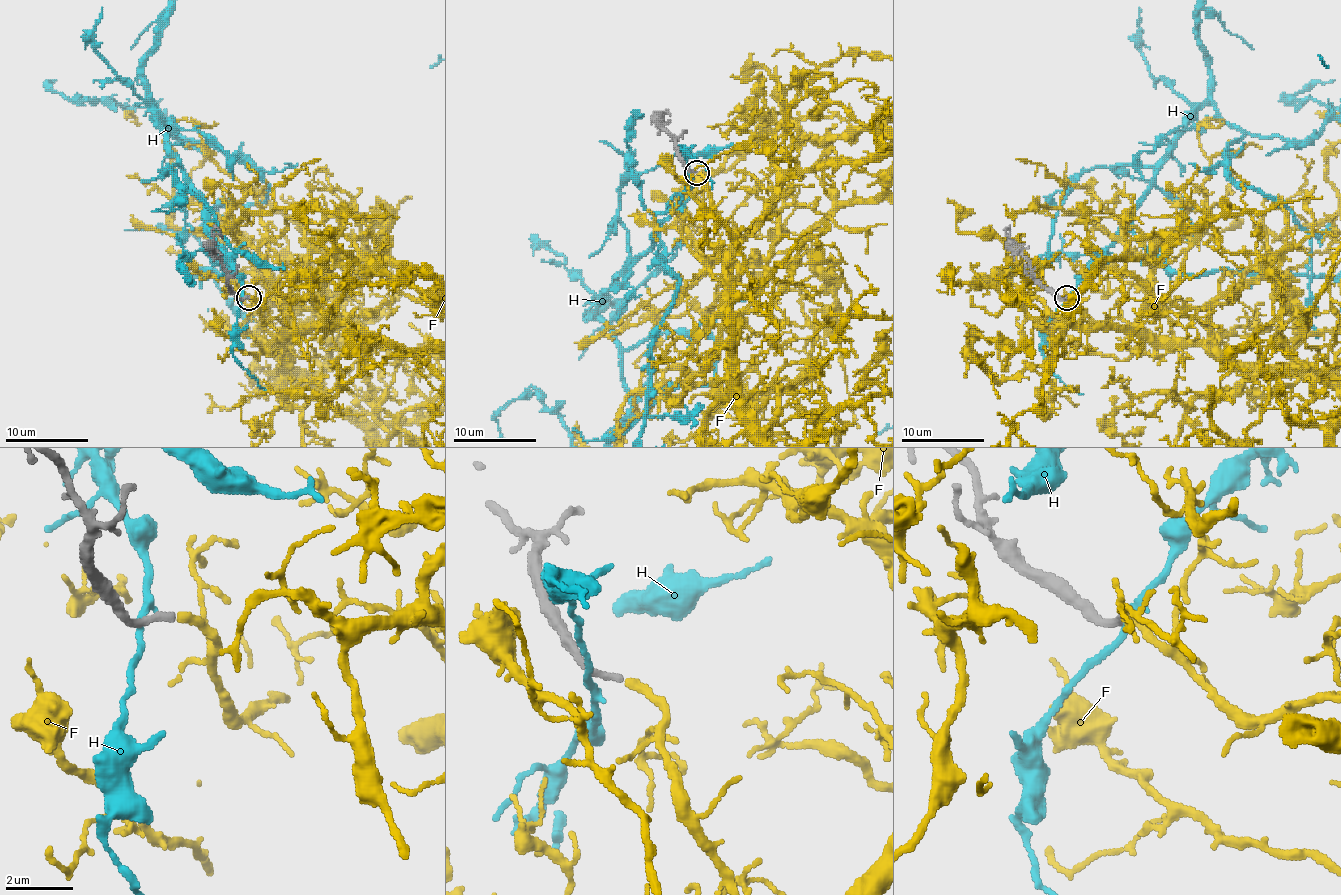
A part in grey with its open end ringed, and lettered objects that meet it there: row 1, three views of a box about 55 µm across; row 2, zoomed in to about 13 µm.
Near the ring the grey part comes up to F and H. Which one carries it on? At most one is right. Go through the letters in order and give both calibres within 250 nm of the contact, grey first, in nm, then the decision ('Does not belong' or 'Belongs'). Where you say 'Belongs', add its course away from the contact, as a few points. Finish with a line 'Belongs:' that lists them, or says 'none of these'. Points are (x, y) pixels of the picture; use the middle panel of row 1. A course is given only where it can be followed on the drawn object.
F: Thickness 200 nm (grey) against 260 nm. Belongs
H: Thickness 300 nm (grey) against 240 nm. Does not belong
Belongs: F

